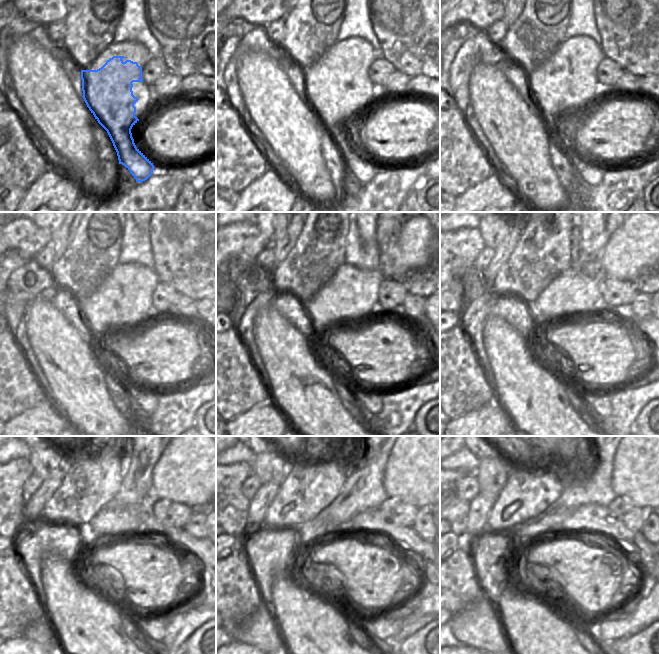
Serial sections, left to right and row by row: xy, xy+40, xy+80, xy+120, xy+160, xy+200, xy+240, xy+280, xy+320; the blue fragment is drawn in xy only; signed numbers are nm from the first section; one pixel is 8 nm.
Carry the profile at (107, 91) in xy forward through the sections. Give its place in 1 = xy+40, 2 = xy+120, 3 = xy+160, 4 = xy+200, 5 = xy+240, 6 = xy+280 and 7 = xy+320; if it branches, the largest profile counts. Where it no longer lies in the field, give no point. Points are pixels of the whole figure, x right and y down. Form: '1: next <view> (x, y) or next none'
1: next xy+40 (330, 91)
2: next xy+120 (113, 306)
3: next xy+160 (335, 302)
4: next xy+200 (559, 299)
5: next xy+240 (113, 519)
6: next xy+280 (378, 626)
7: next xy+320 (605, 629)

